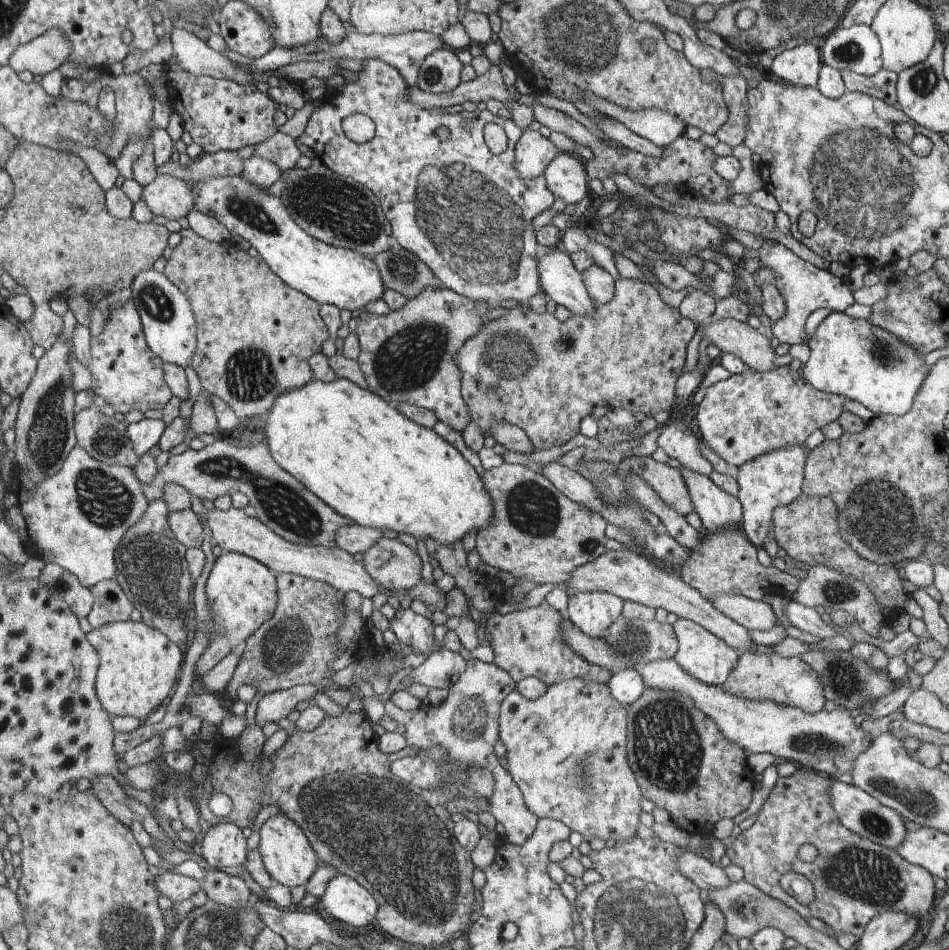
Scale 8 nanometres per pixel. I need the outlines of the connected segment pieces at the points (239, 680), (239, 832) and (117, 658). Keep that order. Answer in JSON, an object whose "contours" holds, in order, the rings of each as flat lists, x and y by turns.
{"contours":[[[279,573,279,606,267,623,262,624,240,648,242,658,235,668,232,680,227,684,223,693,237,699,236,690,241,684,256,686,257,692,273,693,307,683,320,682,330,674,330,664,338,658,341,644,338,644,338,626,342,624,342,598,338,598,338,590,320,581,315,581,292,573]],[[229,821,206,826,197,843,197,851,212,868,240,866,248,862,249,831]],[[143,621,108,623,92,629,87,637,99,651,96,692,108,712,116,717,130,715,143,722,156,709,160,710,160,704,168,704,172,688,176,688,176,684,180,684,180,676,184,676,183,662,188,656,188,646,180,648,180,643,170,640,160,628]]]}

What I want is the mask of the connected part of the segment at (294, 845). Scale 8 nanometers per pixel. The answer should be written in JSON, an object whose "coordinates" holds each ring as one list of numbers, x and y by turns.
{"coordinates":[[286,815,270,817,261,827,259,851,263,860,264,868,274,880,288,888,306,884,318,868,318,856,310,846,306,833]]}

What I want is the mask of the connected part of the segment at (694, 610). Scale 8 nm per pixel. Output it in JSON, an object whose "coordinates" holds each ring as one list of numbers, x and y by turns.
{"coordinates":[[628,546,619,551,605,552,595,561,578,567,572,573,569,586,568,593,570,595,576,591,604,591,623,597,626,602,636,601,653,609,664,608,667,612,674,612,680,618,703,625,705,629,720,637,720,640,732,645,732,648,741,648,741,651,754,651,750,647,753,640,750,638,747,628,728,618,710,600,704,598,699,590,690,586,683,579,680,569,672,570,672,572,662,569,654,563,650,556,637,554]]}

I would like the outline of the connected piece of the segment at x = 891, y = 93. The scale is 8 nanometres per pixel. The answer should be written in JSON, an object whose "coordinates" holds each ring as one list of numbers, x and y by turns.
{"coordinates":[[882,68,872,76,864,76,857,72,841,70,845,87,848,91,860,91,879,99,890,106,897,106,897,74]]}

